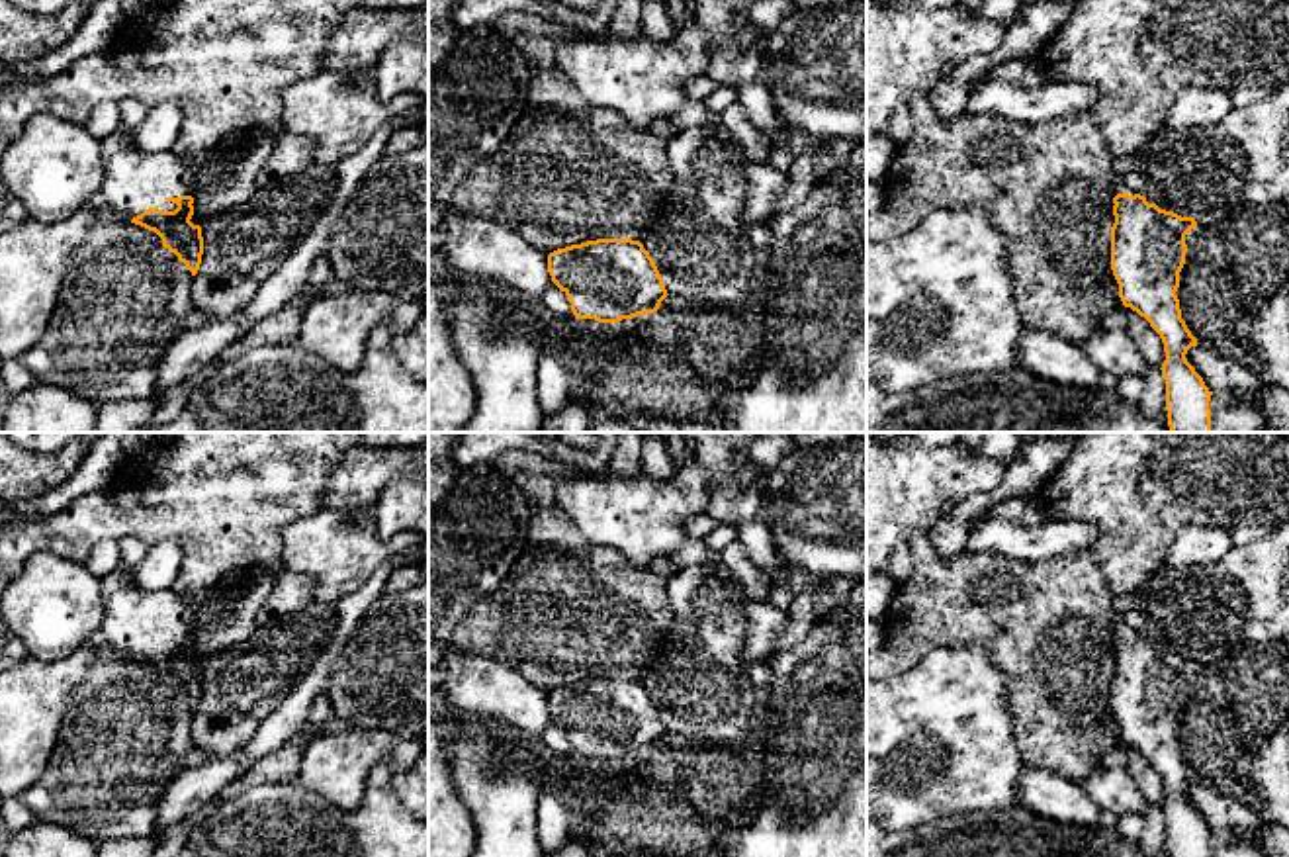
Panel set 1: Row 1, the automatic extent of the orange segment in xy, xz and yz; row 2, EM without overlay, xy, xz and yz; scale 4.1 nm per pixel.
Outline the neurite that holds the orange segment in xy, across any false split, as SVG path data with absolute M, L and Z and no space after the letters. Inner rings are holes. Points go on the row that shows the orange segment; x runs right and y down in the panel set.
M119 127L102 141L102 160L106 180L98 192L98 200L117 217L155 231L162 239L162 247L174 252L196 276L201 264L203 237L201 227L190 221L194 215L192 166L174 151L139 151L129 141L127 127Z

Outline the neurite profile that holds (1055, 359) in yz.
M1023 329L1019 360L1035 376L1068 387L1095 387L1101 376L1082 346L1043 329Z

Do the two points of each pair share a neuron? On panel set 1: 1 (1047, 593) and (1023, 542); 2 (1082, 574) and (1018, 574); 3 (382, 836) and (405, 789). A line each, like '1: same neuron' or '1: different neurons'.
1: different neurons
2: same neuron
3: different neurons

